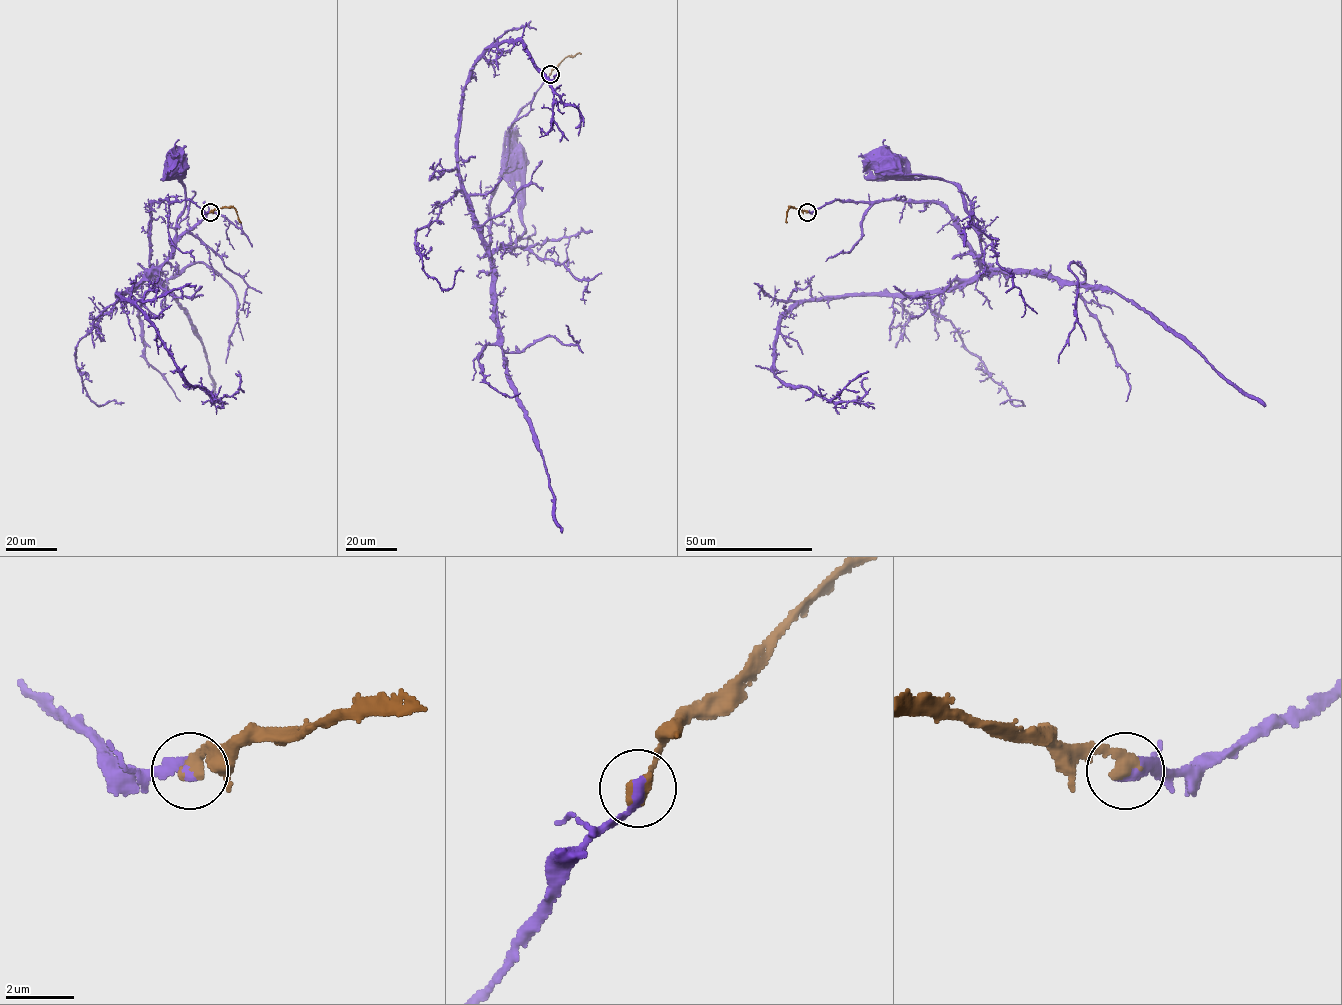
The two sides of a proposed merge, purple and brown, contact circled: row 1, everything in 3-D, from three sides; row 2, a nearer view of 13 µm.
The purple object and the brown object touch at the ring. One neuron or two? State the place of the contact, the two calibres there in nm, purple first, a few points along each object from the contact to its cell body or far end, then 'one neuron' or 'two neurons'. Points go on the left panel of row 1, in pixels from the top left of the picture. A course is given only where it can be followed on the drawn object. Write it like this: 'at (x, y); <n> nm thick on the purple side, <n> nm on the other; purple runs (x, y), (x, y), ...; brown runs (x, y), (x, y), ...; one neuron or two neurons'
at (210, 212); 420 nm thick on the purple side, 400 nm on the other; purple runs (210, 212), (188, 199), (150, 202), (153, 267), (173, 253), (177, 218), (185, 206), (177, 166); brown runs (210, 212), (233, 207), (241, 223); one neuron

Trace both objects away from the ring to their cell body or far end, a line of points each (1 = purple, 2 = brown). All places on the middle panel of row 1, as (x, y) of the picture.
1: (550, 73), (515, 118), (506, 166), (489, 207), (491, 251), (513, 248), (525, 233), (522, 169), (517, 158)
2: (550, 73), (564, 58), (581, 54)

